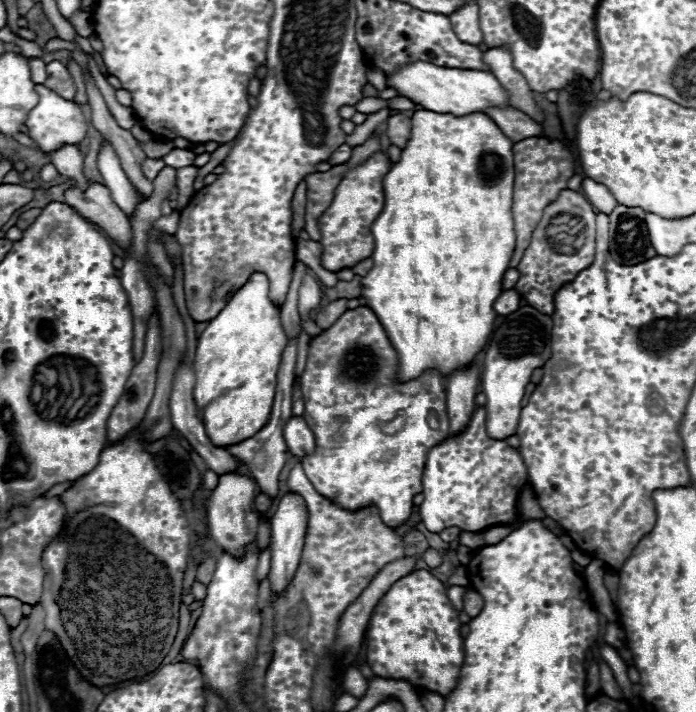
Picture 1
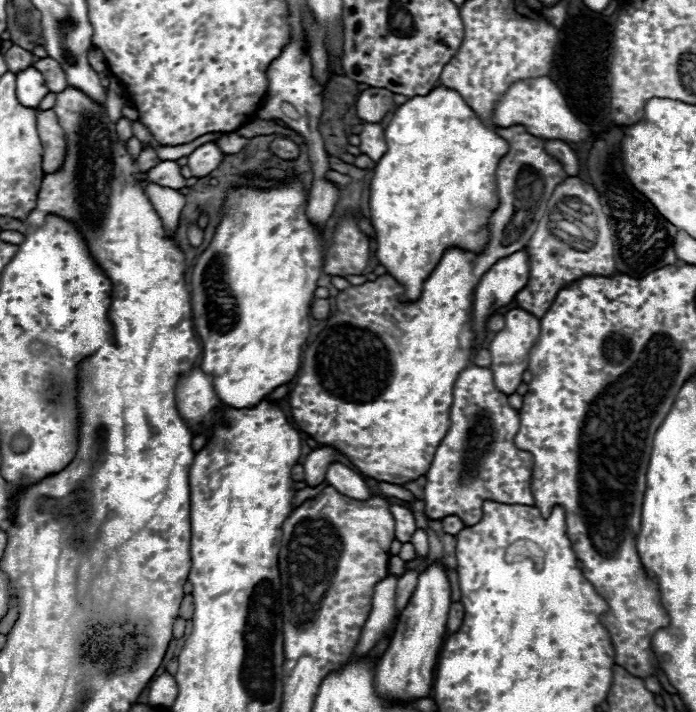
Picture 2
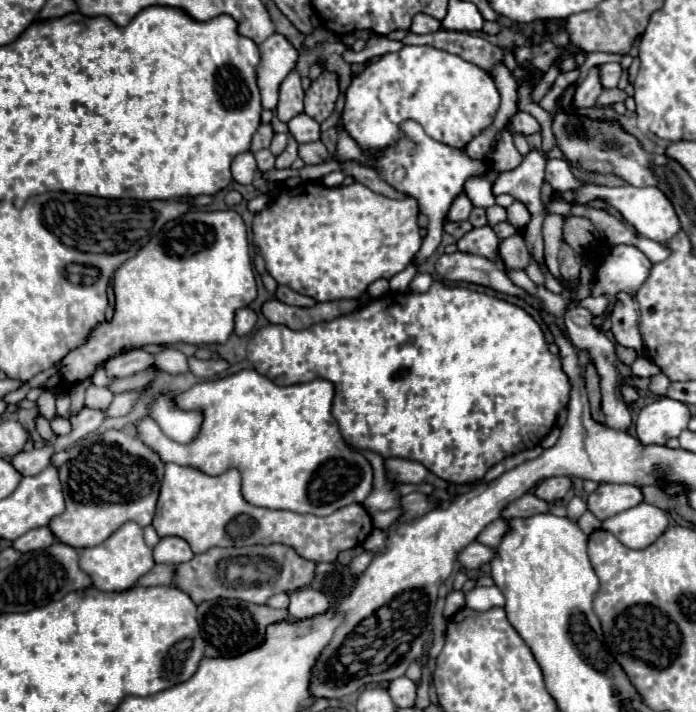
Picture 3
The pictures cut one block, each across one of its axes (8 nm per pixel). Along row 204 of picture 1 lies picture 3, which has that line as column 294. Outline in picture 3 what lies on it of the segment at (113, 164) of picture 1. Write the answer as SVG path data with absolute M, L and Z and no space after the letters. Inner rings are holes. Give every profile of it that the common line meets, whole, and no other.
M298 114L296 118L292 118L288 122L288 128L298 144L308 144L308 142L320 140L320 124L306 114Z

